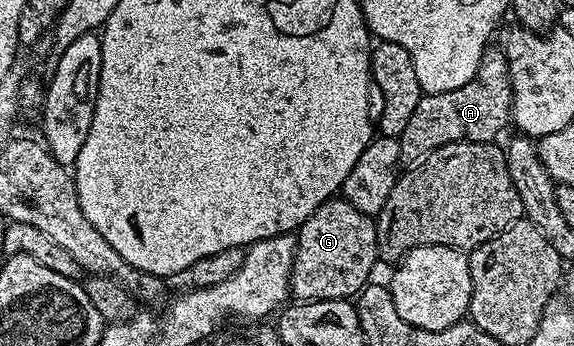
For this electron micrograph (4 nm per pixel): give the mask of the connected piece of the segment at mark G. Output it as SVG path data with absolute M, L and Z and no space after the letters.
M342 197L326 199L297 232L291 295L299 301L350 300L367 286L372 278L371 270L379 262L375 219L358 211Z

